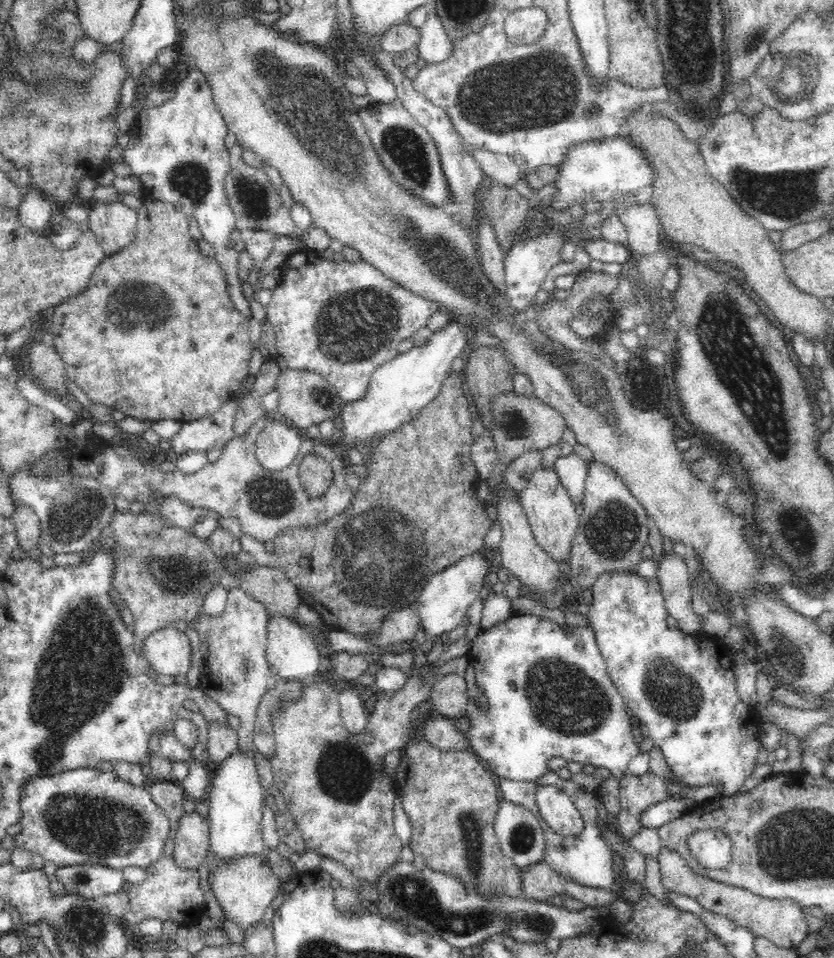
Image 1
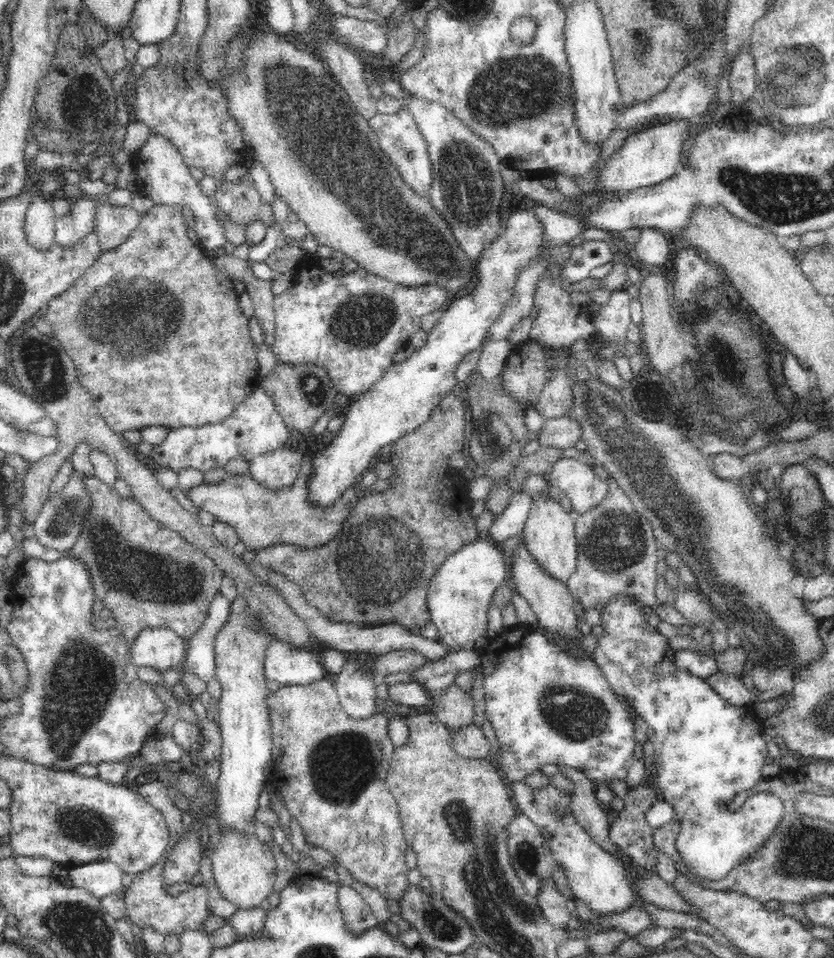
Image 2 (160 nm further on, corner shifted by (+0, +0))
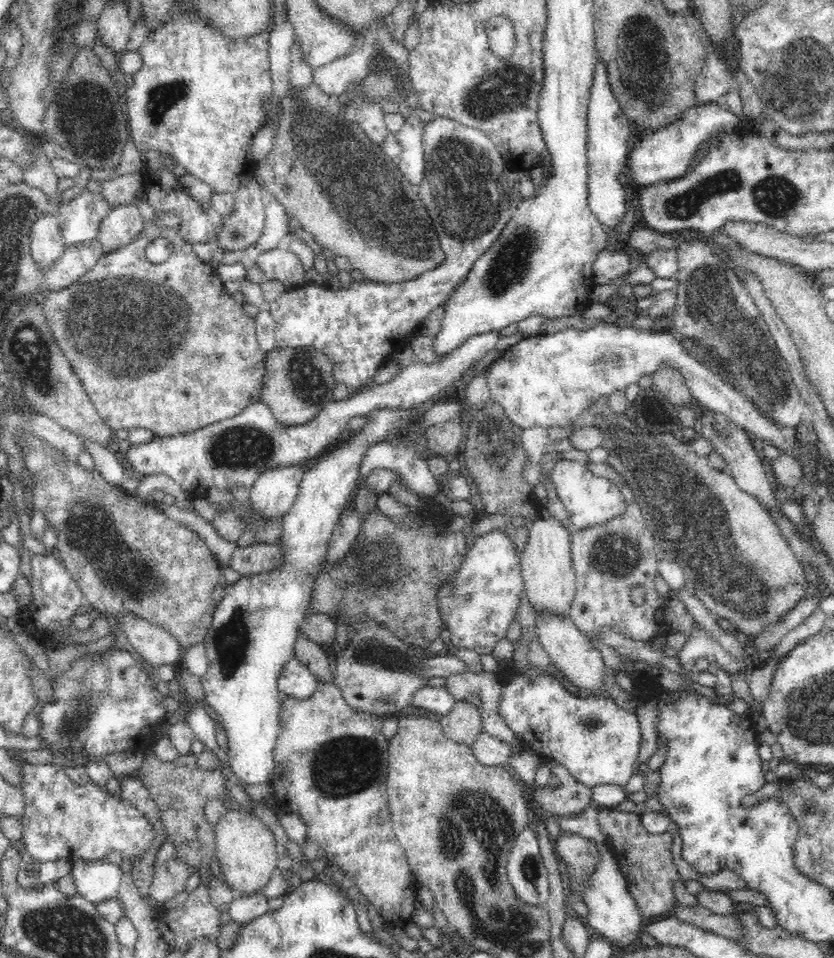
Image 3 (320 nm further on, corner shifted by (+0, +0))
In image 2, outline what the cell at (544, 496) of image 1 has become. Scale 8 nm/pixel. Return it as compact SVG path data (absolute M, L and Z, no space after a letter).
M548 486L542 493L534 496L534 503L530 508L528 520L524 524L522 537L530 557L534 557L538 567L544 567L548 576L567 584L567 580L577 568L575 516L568 513L558 502L548 498L550 489L551 487Z

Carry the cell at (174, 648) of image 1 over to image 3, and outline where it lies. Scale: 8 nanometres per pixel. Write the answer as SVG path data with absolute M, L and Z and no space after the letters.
M134 613L122 616L121 626L130 646L133 646L136 653L148 664L157 669L162 665L179 666L182 661L180 659L182 647L167 630L150 624Z

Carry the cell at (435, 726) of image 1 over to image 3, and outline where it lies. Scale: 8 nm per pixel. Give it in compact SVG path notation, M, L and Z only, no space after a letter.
M480 732L469 747L476 760L484 766L508 766L508 758L514 756L512 745L494 738L487 732Z

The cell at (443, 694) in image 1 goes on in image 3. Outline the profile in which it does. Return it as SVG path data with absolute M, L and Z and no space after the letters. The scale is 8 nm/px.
M466 700L457 701L452 710L440 717L439 721L446 738L469 747L474 738L483 731L481 713L476 706L468 704Z

